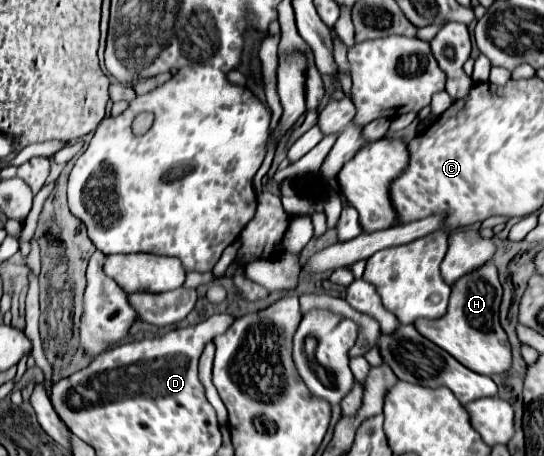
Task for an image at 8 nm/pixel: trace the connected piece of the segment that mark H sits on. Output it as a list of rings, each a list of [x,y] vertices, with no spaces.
[[[483,264],[467,276],[461,276],[461,280],[451,286],[449,306],[441,320],[417,320],[415,328],[473,372],[485,376],[507,372],[511,368],[511,346],[499,324],[501,296],[503,288],[499,284],[495,264]]]

